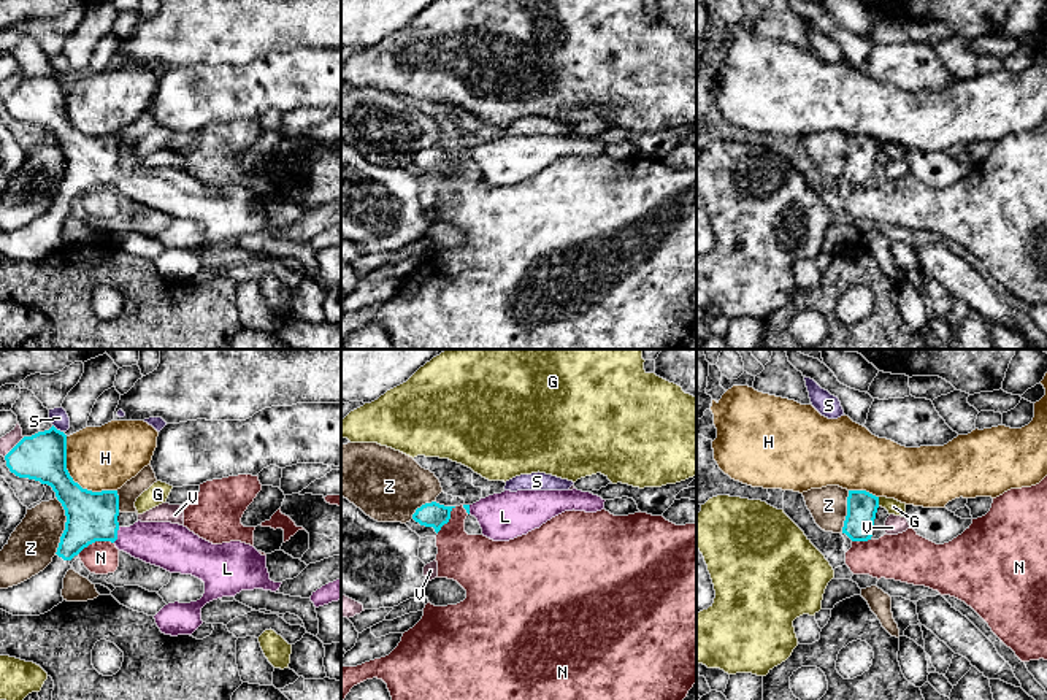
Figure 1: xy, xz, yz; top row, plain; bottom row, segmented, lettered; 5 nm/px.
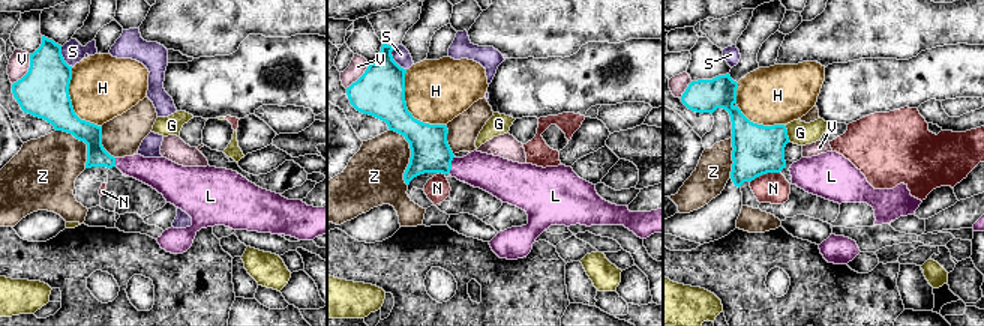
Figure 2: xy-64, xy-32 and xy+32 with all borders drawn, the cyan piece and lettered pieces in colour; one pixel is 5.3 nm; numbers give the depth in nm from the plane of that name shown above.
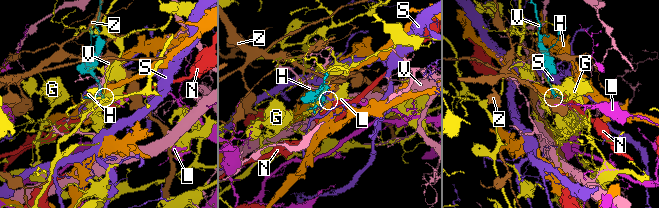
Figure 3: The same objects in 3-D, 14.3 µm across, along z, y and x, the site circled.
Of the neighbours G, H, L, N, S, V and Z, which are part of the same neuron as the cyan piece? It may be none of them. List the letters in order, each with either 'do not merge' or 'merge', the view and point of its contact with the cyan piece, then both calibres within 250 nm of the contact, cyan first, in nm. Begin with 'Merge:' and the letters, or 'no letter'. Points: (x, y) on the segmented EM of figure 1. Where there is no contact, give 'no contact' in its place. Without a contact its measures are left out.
Merge: L
G: do not merge; meets cyan in yz at (878, 502); 160 nm thick on the cyan side, 80 nm on the other
H: do not merge; meets cyan in xy at (72, 480); 260 nm thick on the cyan side, 320 nm on the other
L: merge; meets cyan in xy at (116, 535); 260 nm thick on the cyan side, 220 nm on the other
N: do not merge; meets cyan in xy at (94, 542); 260 nm thick on the cyan side, 170 nm on the other
S: do not merge; meets cyan in xy at (56, 429); 240 nm thick on the cyan side, 90 nm on the other
V: do not merge; meets cyan in xy at (15, 446); 240 nm thick on the cyan side, 80 nm on the other
Z: do not merge; meets cyan in xy at (65, 526); 260 nm thick on the cyan side, 240 nm on the other

